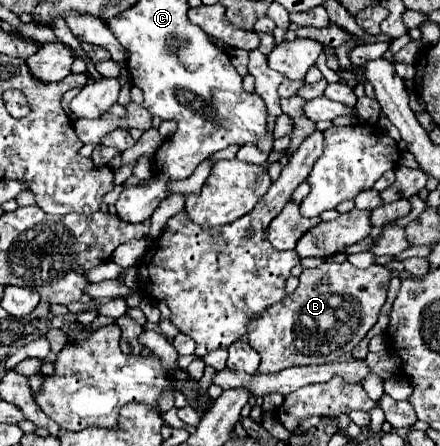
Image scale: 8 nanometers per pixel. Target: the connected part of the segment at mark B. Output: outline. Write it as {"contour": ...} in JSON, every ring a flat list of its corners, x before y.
{"contour":[[323,262,313,270,303,270,293,294,265,308,247,324,249,344,261,356,259,372,275,374,291,366,329,364,351,352,377,322,389,280,389,268,377,264,361,270,349,262]]}

